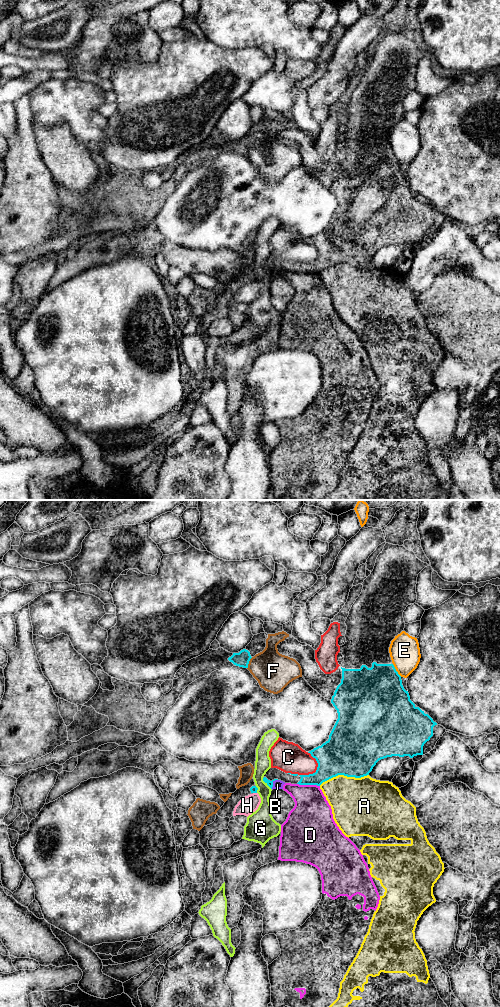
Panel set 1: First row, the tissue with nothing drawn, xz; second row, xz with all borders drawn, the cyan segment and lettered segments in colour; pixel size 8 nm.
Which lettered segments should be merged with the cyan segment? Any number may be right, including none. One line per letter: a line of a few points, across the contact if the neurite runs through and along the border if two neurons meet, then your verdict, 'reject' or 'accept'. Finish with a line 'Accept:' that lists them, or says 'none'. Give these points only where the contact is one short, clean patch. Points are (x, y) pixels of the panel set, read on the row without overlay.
A: line xz (368, 262), (362, 265), (336, 263), (319, 273); reject
B: line xz (277, 267), (273, 270), (271, 276); reject
C: reject
D: line xz (297, 271), (316, 272), (319, 274); reject
E: reject
F: reject
G: line xz (262, 266), (271, 277); reject
H: line xz (253, 280), (256, 281); reject
Accept: none

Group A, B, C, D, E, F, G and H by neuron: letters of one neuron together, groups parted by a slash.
A / B D / C / E / F / G / H

